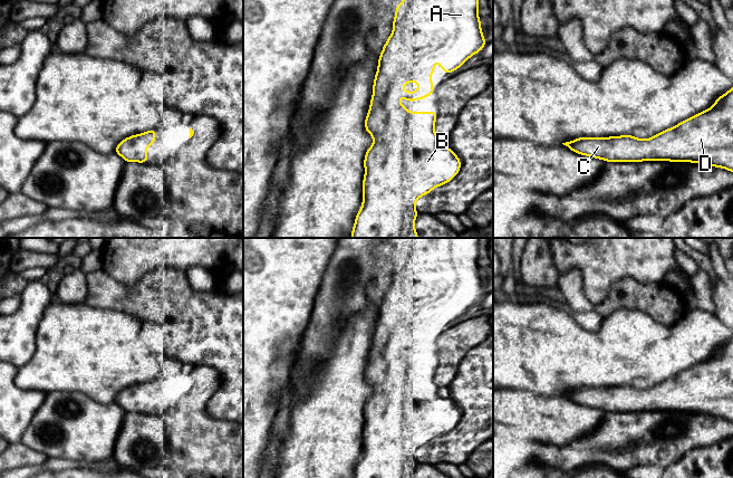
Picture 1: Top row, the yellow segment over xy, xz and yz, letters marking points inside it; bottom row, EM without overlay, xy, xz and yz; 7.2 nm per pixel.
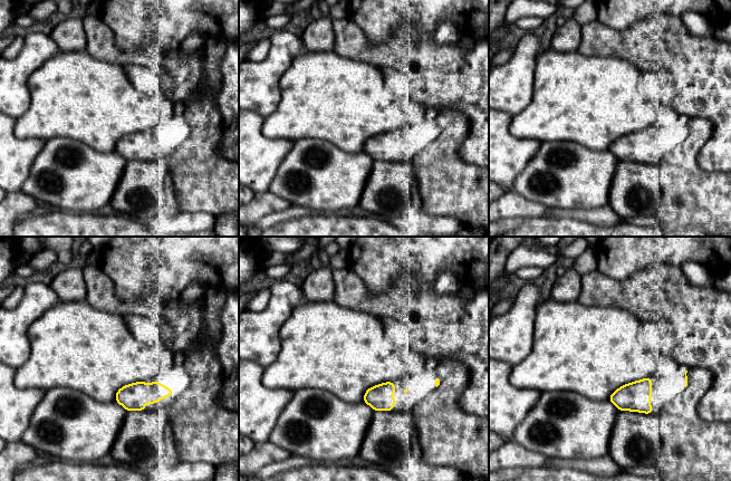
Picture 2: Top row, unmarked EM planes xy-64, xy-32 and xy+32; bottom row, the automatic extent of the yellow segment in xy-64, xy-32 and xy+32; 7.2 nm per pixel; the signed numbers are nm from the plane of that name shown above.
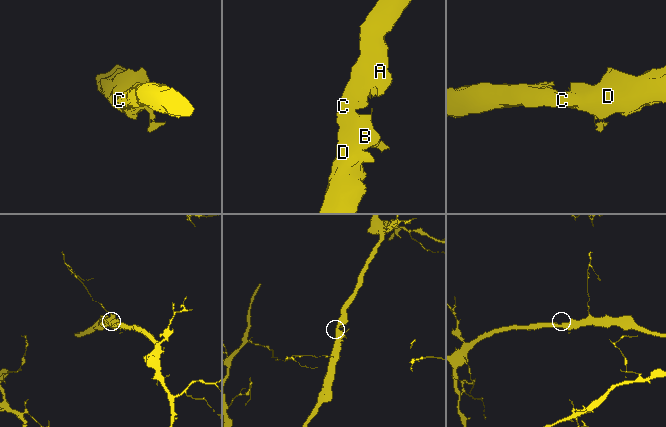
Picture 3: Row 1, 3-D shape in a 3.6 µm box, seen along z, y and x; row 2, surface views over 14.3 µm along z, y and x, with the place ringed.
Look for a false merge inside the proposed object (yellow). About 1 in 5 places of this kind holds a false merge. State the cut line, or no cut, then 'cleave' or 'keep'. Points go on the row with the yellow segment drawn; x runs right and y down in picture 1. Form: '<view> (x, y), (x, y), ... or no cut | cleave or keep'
no cut | keep

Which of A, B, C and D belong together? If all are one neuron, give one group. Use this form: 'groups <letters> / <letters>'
groups A B C D

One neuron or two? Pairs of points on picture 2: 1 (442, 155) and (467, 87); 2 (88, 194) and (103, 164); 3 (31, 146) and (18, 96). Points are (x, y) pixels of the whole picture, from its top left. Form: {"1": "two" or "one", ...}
{"1": "two", "2": "one", "3": "two"}

